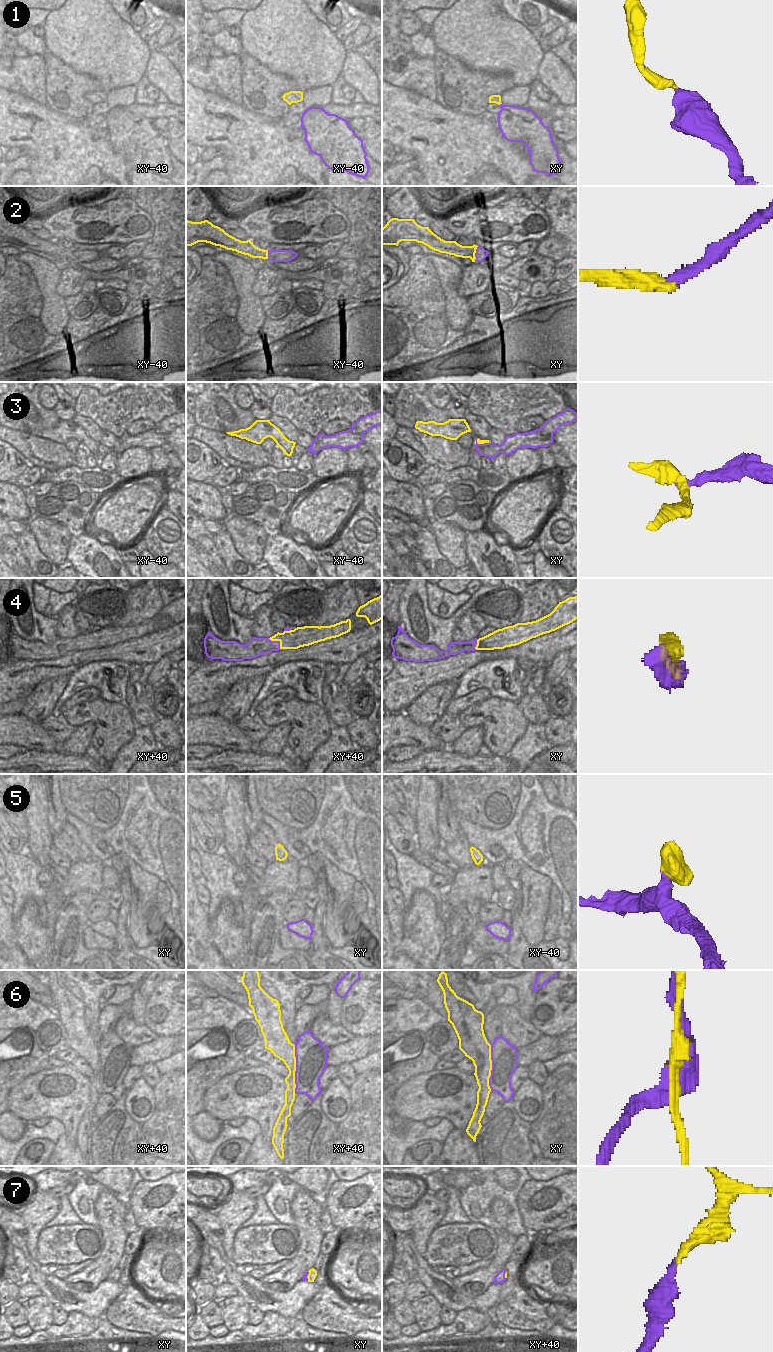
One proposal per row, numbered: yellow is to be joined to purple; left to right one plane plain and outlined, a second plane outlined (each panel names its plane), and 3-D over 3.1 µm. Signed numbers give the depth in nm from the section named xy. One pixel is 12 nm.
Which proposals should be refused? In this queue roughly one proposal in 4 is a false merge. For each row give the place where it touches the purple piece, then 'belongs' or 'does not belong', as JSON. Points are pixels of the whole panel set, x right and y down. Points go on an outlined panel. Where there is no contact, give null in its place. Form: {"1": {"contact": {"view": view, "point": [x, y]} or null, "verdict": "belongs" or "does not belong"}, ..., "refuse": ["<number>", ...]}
{"1": {"contact": {"view": "xy", "point": [500, 104]}, "verdict": "belongs"}, "2": {"contact": {"view": "xy", "point": [475, 254]}, "verdict": "belongs"}, "3": {"contact": {"view": "xy", "point": [482, 444]}, "verdict": "does not belong"}, "4": {"contact": {"view": "xy+40", "point": [279, 642]}, "verdict": "belongs"}, "5": {"contact": null, "verdict": "belongs"}, "6": {"contact": {"view": "xy+40", "point": [296, 1069]}, "verdict": "does not belong"}, "7": {"contact": {"view": "xy", "point": [307, 1275]}, "verdict": "belongs"}, "refuse": ["3", "6"]}

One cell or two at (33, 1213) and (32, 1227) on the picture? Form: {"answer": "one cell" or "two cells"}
{"answer": "one cell"}

